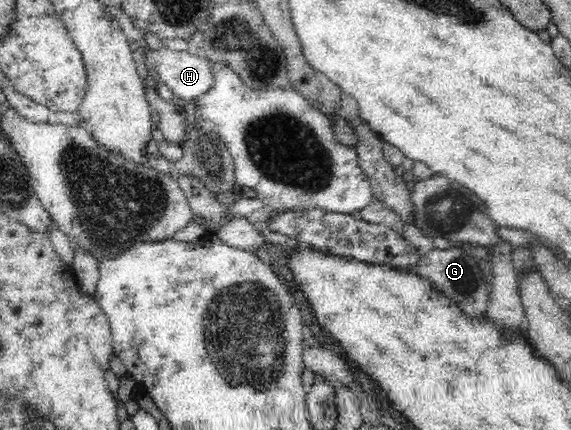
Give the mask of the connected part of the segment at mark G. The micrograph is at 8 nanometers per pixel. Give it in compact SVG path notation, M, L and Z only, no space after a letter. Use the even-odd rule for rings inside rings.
M455 244L455 247L450 249L428 250L420 255L413 272L428 279L436 289L444 292L449 298L453 298L453 301L468 317L487 317L486 305L488 305L490 285L484 279L484 272L476 260L470 253L466 253L462 245Z

